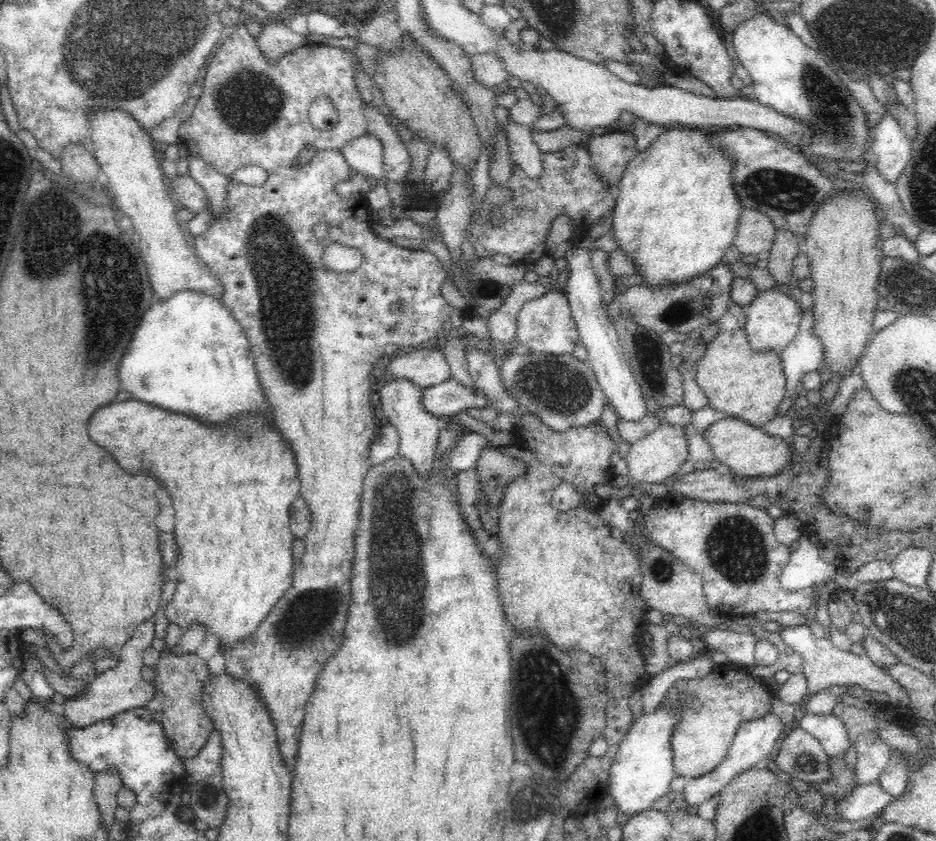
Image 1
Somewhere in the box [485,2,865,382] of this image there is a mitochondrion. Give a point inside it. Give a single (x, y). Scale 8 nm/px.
(836, 128)

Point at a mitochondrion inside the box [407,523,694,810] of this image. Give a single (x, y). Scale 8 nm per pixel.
(538, 675)

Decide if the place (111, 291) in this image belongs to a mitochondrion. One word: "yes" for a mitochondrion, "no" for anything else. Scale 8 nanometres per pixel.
yes

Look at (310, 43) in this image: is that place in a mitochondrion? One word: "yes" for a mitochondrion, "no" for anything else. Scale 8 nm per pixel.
no

